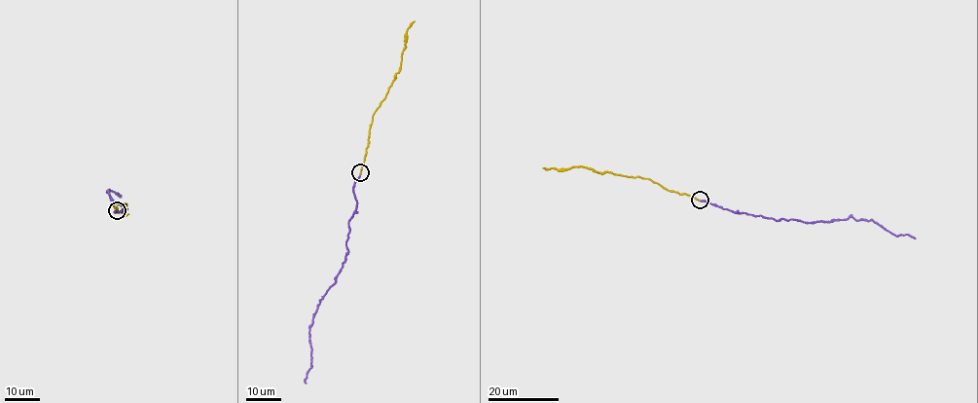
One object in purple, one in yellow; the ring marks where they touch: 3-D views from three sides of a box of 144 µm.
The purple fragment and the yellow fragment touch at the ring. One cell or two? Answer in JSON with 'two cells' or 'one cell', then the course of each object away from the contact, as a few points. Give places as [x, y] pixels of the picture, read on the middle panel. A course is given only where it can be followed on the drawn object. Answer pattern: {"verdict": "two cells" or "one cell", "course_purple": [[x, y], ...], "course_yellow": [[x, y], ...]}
{"verdict": "one cell", "course_purple": [[360, 173], [353, 188], [356, 208], [348, 222], [347, 254], [309, 328], [311, 368], [306, 384]], "course_yellow": [[360, 172], [373, 113], [397, 73], [406, 30], [415, 20]]}

